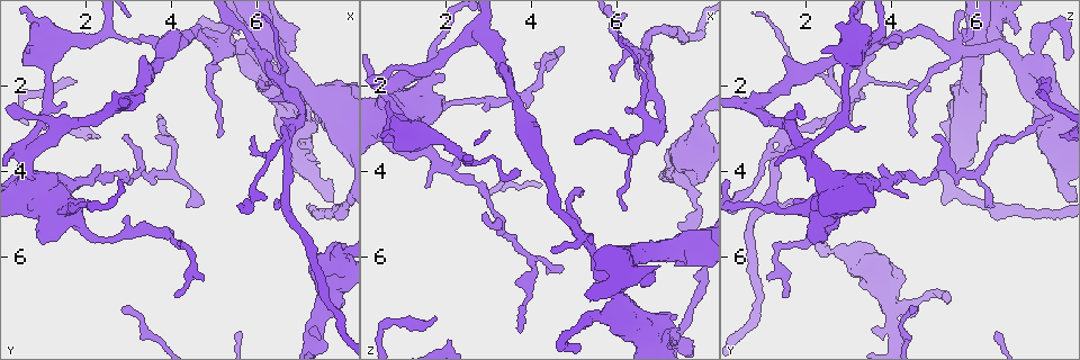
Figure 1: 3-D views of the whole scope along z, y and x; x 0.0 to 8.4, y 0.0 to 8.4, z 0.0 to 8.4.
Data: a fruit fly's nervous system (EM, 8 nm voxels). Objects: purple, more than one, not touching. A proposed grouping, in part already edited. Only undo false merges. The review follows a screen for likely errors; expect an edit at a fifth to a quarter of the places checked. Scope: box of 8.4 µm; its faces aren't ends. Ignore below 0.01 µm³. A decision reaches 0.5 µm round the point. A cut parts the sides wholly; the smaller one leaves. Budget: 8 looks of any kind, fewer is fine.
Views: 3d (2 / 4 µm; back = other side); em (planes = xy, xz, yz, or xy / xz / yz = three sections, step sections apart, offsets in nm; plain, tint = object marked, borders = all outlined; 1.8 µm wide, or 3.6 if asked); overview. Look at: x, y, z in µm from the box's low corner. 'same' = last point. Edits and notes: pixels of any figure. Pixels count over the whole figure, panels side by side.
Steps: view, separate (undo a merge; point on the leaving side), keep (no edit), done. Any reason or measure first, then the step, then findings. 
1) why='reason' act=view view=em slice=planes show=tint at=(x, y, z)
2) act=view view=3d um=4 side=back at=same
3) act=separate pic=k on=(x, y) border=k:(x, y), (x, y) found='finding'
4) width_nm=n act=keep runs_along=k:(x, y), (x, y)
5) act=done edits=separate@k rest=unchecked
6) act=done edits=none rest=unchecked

why='two arms in line, one across' act=view view=em slice=yz step=16 show=plain at=(6.70, 3.25, 1.65)

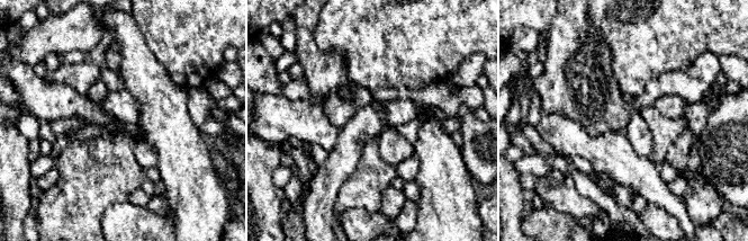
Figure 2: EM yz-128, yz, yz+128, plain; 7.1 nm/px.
why='with the object marked' act=view view=em slice=yz step=16 show=tint at=same

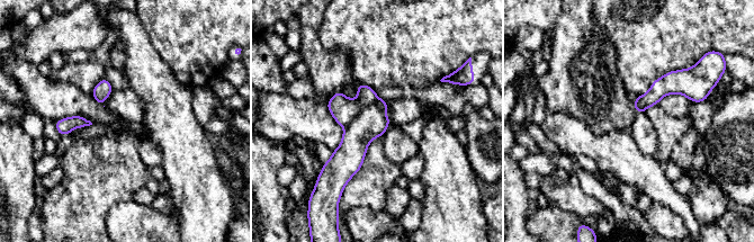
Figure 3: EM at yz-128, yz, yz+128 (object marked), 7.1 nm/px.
act=separate pic=3 on=(343, 109) border=3:(378, 99), (366, 106), (344, 127) found='a second neuron is stuck on'

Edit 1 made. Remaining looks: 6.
why='thin neck' act=view view=3d um=2 at=(5.10, 1.20, 5.45)

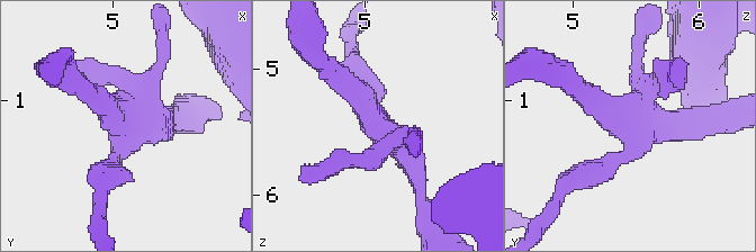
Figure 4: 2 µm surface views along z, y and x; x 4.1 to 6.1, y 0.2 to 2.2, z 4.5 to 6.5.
why='shape alone is not enough' act=view view=em slice=planes show=plain at=(5.06, 1.18, 5.38)

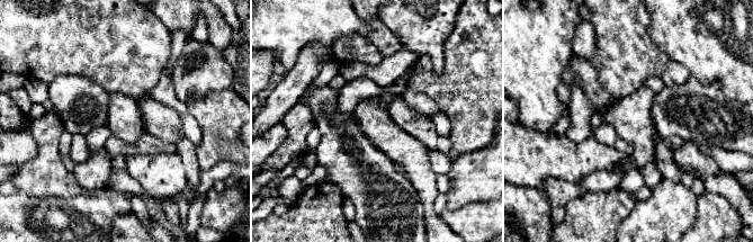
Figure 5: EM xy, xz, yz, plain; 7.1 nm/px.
act=view view=em slice=planes show=tint at=same

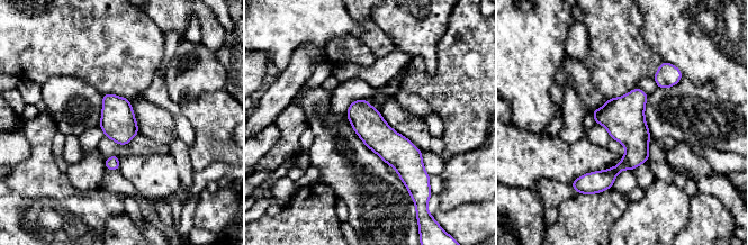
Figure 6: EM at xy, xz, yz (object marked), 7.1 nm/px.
width_nm=220 act=keep runs_along=6:(354, 103), (413, 177) found='continuous, no second neuron'

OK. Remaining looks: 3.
why='thick turns thin' act=view view=em slice=planes show=tint at=(0.70, 3.60, 2.10)

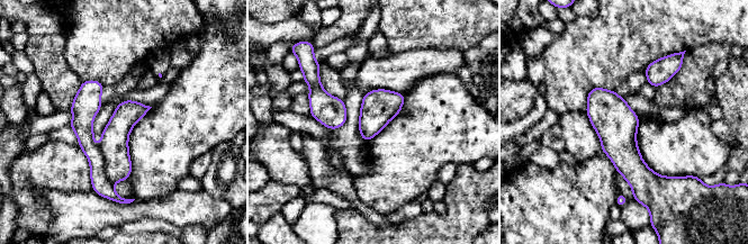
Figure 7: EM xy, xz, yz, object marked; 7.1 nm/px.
act=separate pic=7 on=(101, 186) found='a second neuron is stuck on'

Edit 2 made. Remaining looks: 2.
act=done edits=separate@3,separate@7 rest=unchecked

